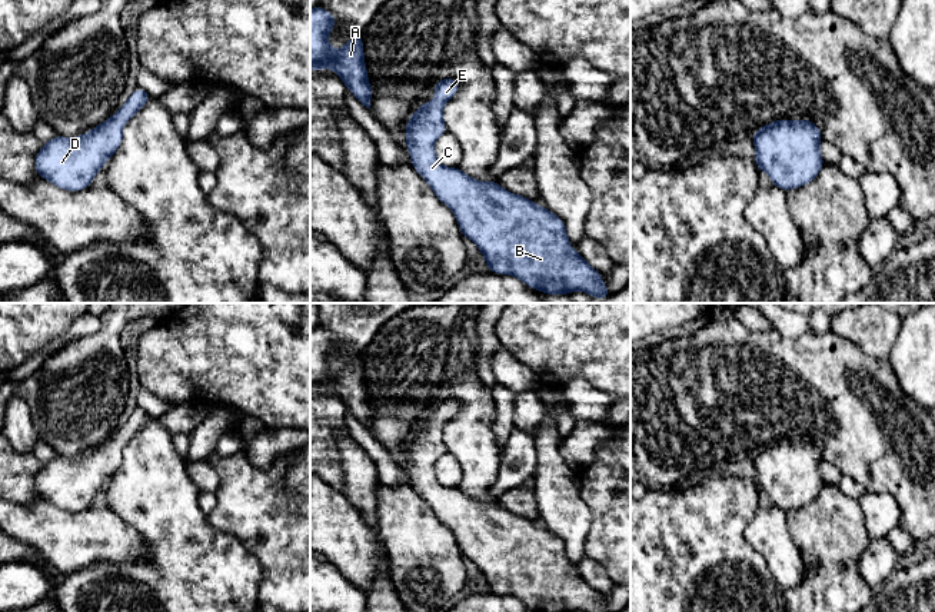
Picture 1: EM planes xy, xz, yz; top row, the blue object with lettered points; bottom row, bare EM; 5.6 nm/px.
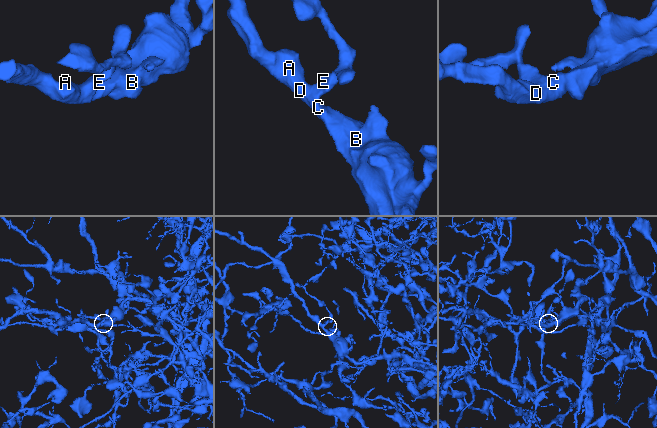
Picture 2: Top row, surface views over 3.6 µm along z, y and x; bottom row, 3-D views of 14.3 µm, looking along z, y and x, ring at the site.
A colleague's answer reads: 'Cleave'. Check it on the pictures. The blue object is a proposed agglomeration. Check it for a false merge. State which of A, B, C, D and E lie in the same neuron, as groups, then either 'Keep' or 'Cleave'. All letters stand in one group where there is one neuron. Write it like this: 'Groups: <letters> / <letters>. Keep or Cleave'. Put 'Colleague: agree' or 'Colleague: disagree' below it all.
Groups: A B C D E. Keep
Colleague: disagree

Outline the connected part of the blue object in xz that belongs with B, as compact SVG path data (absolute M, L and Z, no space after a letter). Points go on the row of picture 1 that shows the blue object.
M439 79L433 89L435 102L423 102L409 117L403 130L412 167L426 180L435 196L453 212L460 233L482 252L488 270L515 276L545 295L570 295L583 290L592 299L609 297L612 293L606 289L600 272L573 250L566 235L566 224L559 216L528 197L508 192L496 180L476 180L459 167L445 167L437 160L435 143L447 132L443 122L443 106L457 93L459 87L459 80Z

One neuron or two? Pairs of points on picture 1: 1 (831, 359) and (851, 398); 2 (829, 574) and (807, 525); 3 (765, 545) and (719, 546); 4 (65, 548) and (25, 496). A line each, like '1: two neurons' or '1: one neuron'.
1: one neuron
2: one neuron
3: two neurons
4: two neurons

